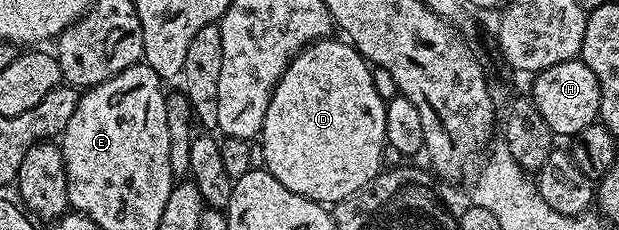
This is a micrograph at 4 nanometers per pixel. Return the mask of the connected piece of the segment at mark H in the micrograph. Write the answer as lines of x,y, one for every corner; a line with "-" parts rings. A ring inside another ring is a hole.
579,59
555,63
555,67
547,67
532,78
531,96
535,107
539,107
539,115
543,115
547,127
558,138
576,138
589,125
598,120
601,112
601,92
599,79
595,79
595,71
587,67

